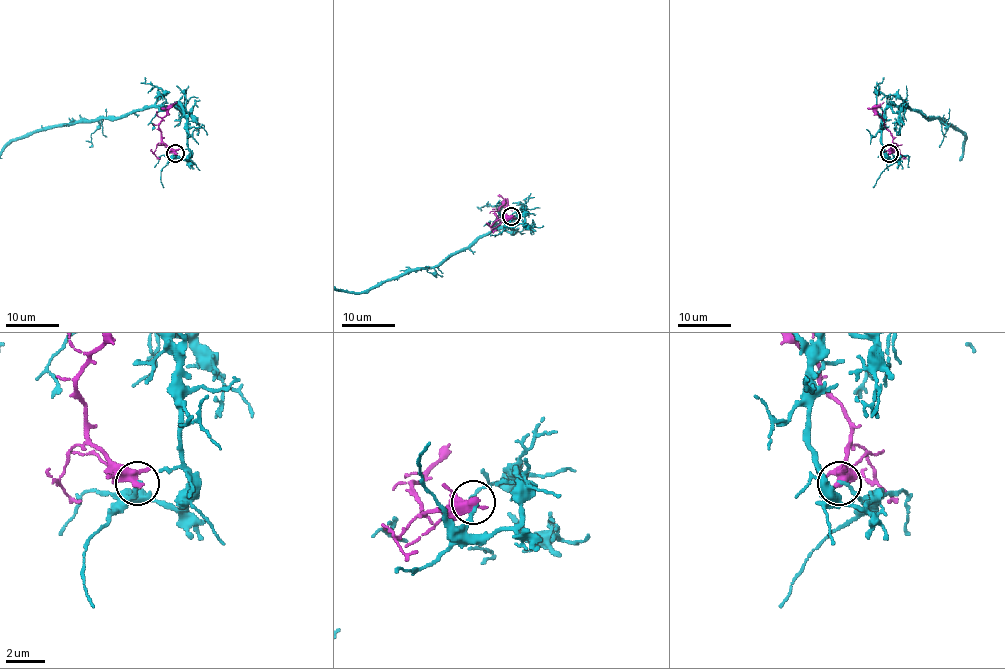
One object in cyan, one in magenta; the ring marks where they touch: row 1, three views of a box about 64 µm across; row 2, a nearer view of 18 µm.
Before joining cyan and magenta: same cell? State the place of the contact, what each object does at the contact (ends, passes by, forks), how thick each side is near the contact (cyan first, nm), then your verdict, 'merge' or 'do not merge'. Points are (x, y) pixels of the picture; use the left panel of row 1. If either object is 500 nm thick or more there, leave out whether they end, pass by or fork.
(175, 153) | cyan ends | magenta passes by | 170/400 nm | do not merge

